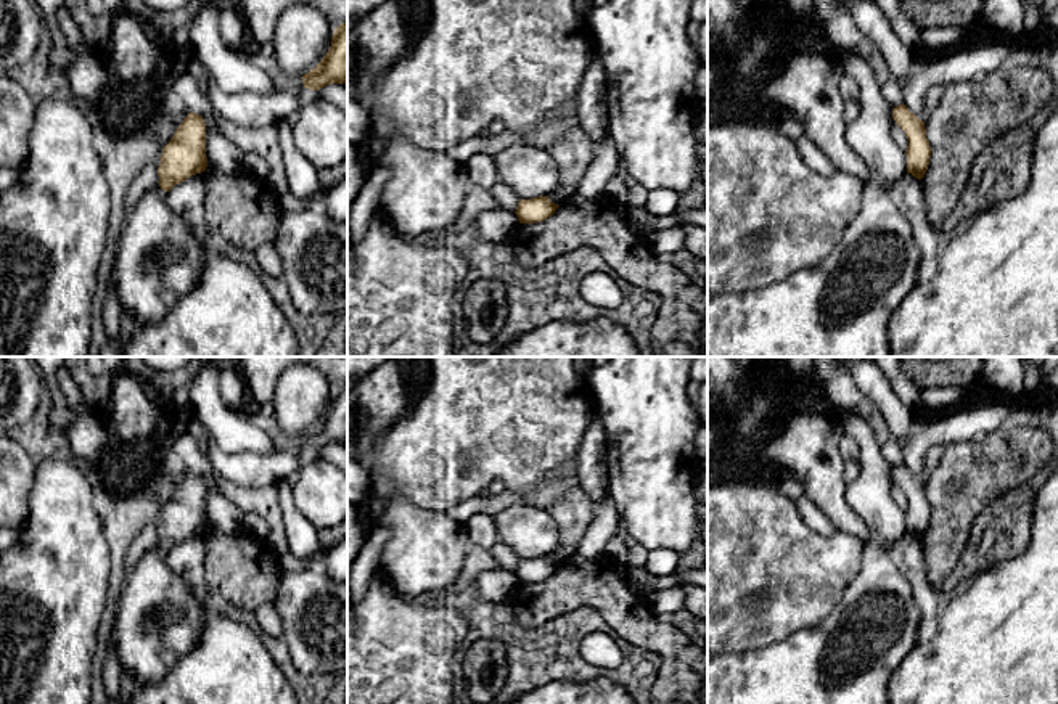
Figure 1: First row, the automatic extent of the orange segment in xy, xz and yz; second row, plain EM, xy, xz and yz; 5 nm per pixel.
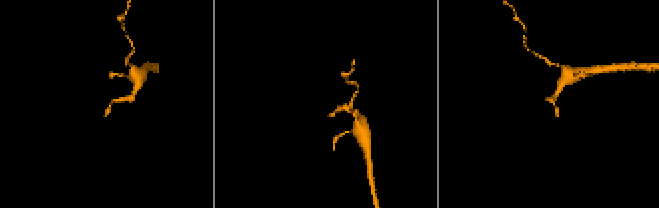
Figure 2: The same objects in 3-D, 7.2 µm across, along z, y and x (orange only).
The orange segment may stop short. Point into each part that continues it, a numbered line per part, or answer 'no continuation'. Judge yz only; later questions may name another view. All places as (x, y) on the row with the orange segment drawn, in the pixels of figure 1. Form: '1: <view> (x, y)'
no continuation

